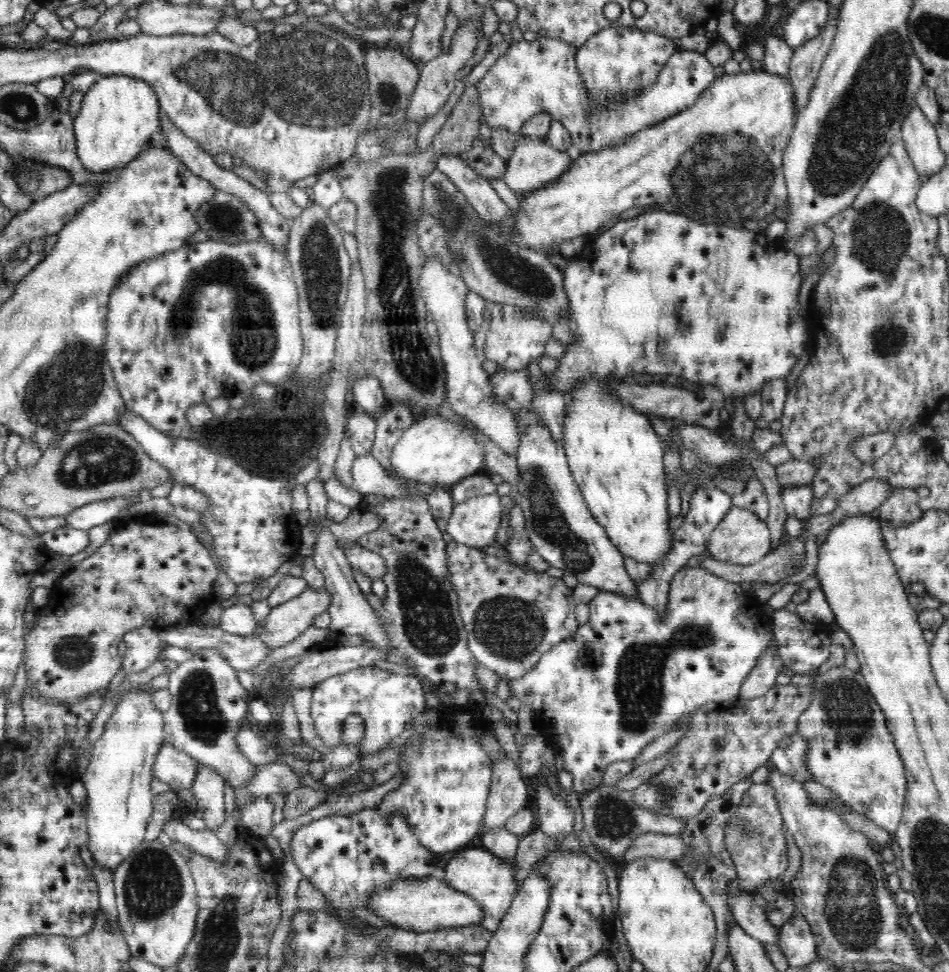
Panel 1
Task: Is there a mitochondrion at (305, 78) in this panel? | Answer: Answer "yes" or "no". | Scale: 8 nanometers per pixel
yes

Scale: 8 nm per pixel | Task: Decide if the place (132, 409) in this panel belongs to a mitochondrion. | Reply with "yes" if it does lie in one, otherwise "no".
no

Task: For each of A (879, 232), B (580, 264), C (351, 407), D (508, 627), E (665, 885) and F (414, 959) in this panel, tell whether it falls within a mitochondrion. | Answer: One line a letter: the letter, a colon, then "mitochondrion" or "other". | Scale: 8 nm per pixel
A: mitochondrion
B: other
C: other
D: mitochondrion
E: other
F: other

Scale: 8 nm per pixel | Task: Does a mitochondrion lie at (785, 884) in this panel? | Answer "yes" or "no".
no

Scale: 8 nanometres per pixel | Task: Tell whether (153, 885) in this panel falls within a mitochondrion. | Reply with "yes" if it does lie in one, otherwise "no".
yes

